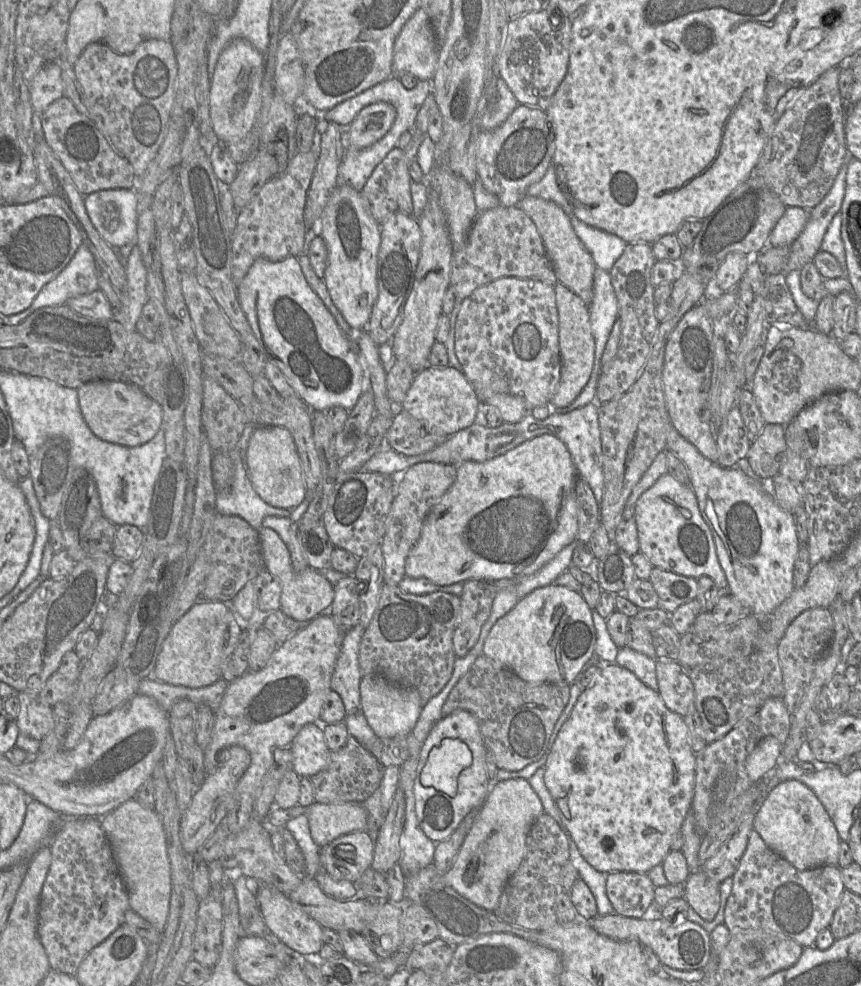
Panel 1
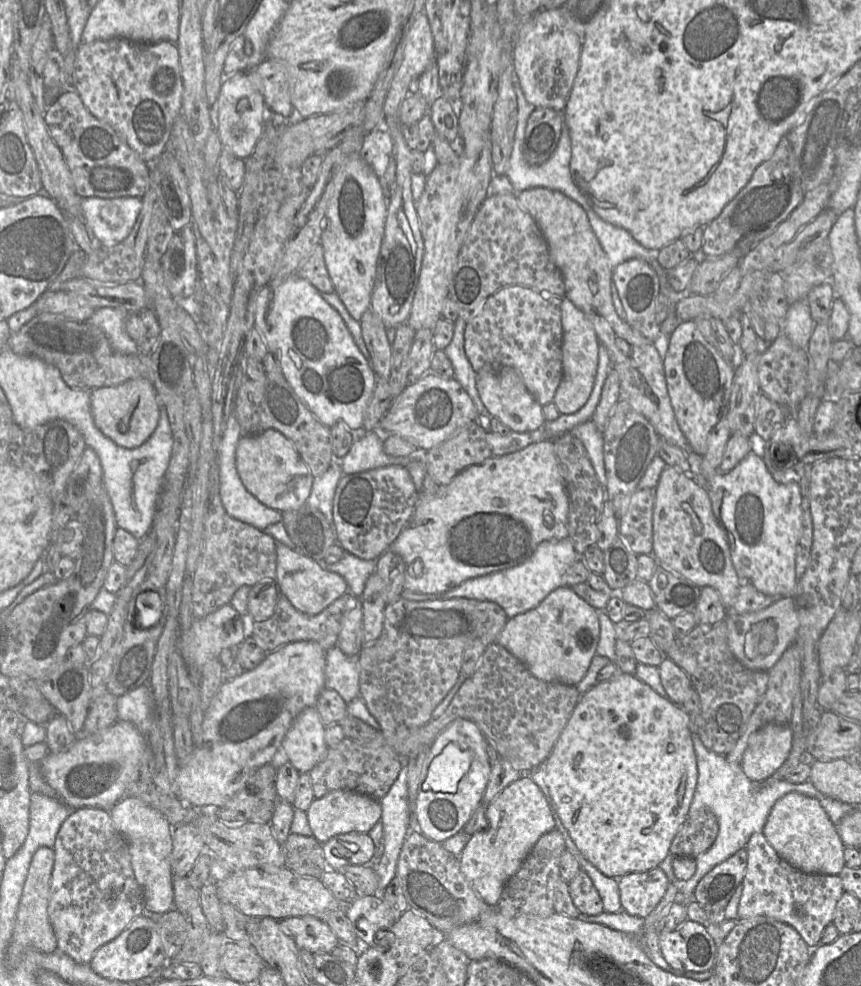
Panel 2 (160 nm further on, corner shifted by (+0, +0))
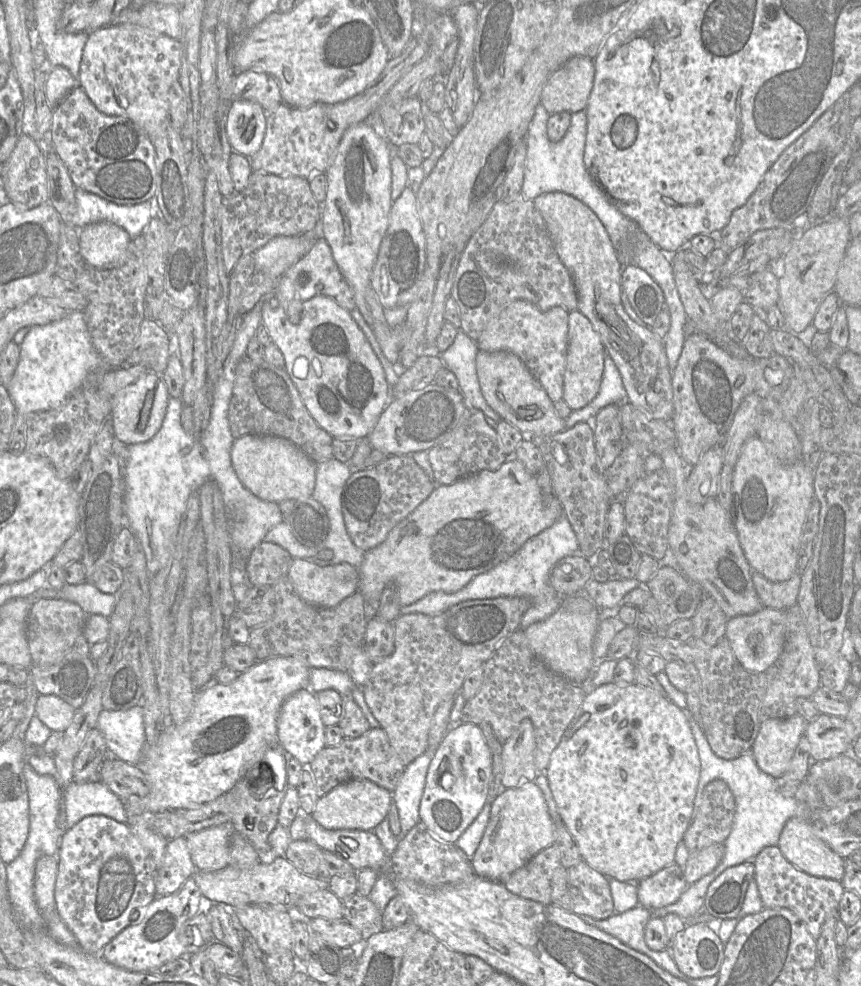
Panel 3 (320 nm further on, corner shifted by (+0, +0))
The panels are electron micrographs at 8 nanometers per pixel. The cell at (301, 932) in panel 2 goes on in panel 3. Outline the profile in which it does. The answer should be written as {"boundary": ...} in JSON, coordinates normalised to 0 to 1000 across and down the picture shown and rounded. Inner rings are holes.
{"boundary":[[[364,931],[355,934],[360,943],[394,961],[407,960],[422,952],[419,945],[400,932],[381,933],[379,931]]]}

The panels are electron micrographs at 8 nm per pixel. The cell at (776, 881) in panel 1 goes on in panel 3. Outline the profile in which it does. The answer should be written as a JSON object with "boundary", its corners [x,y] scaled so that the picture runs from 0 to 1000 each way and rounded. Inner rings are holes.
{"boundary":[[[892,858],[885,861],[875,872],[876,892],[887,921],[914,921],[934,936],[945,952],[951,951],[955,938],[967,926],[973,928],[973,920],[981,901],[972,892],[940,887],[920,877],[907,865],[904,858]]]}

